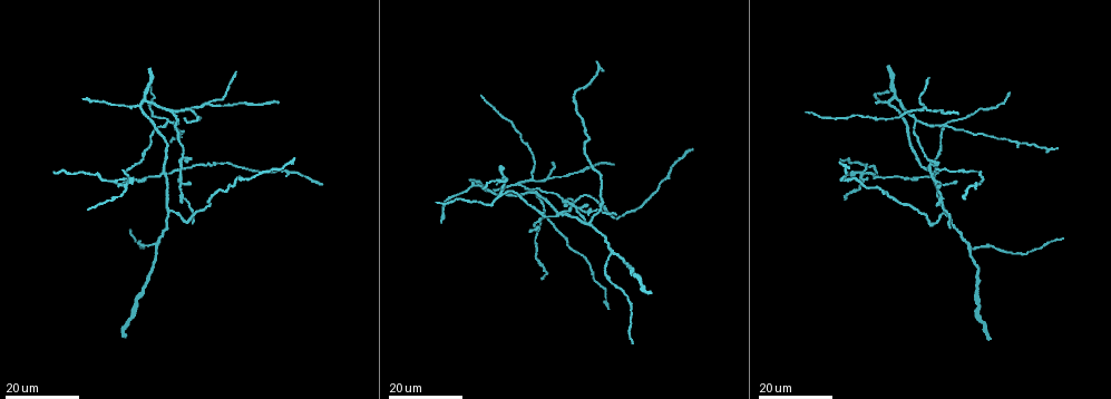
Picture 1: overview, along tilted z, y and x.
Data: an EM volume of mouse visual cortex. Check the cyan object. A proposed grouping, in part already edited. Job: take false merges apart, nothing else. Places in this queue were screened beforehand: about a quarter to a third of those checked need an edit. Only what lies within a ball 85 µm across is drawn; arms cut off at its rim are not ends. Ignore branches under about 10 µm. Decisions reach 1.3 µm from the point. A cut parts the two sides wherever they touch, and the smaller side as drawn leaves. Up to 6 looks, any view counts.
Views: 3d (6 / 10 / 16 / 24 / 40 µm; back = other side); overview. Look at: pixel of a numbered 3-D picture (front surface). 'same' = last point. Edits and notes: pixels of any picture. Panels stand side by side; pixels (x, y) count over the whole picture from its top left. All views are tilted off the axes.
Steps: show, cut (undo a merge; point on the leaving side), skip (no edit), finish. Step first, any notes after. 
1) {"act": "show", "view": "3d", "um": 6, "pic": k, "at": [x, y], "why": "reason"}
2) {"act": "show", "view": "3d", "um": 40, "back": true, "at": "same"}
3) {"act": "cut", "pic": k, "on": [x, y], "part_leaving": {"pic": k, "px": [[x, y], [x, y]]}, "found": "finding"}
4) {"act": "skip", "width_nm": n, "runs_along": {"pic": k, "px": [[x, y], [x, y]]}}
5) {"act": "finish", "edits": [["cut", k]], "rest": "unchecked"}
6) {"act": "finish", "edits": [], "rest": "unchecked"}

{"act": "show", "view": "3d", "um": 16, "pic": 1, "at": [916, 121], "why": "arms part here"}

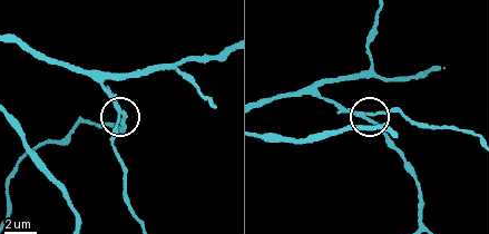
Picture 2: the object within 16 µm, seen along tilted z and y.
{"act": "show", "view": "3d", "um": 10, "pic": 2, "at": [118, 112], "why": "closer look"}

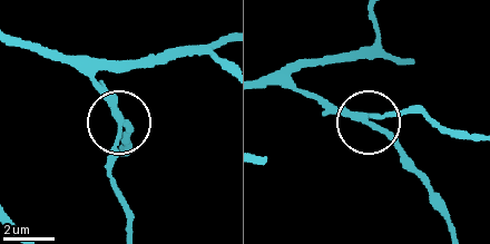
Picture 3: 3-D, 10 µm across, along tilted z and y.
{"act": "cut", "pic": 3, "on": [107, 173], "arms": 3, "part_leaving": {"pic": 3, "px": [[116, 140], [110, 171], [127, 227]]}, "found": "a second neuron is stuck on"}

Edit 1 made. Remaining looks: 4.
{"act": "show", "view": "overview", "why": "see it whole again"}

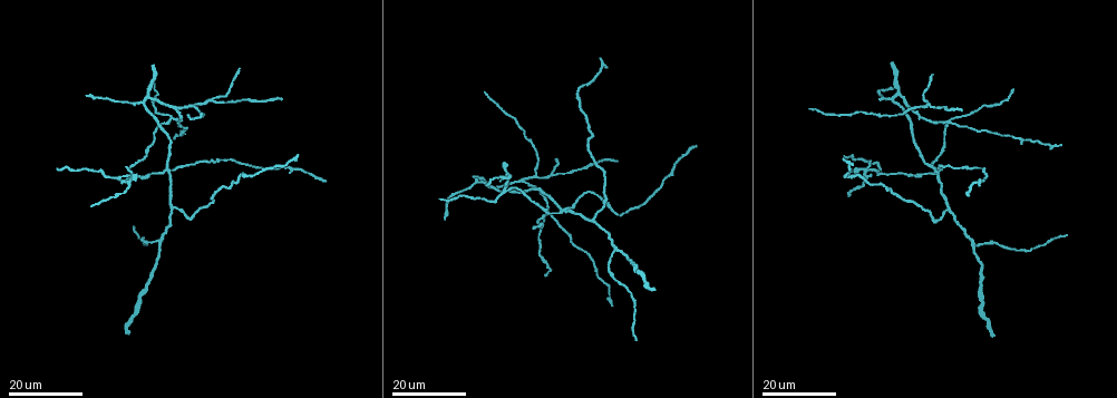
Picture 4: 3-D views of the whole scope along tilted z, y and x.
{"act": "show", "view": "3d", "um": 24, "pic": 4, "at": [172, 120], "why": "branch point"}

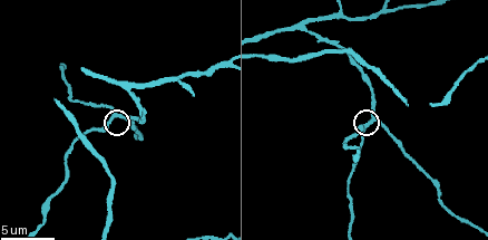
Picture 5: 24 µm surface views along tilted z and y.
{"act": "show", "view": "3d", "um": 10, "pic": 5, "at": [114, 116]}

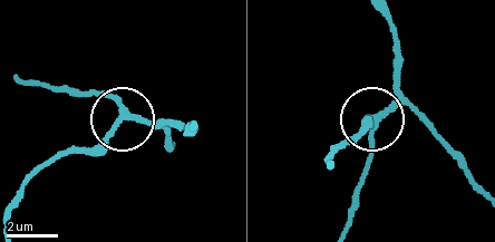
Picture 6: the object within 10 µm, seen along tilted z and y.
{"act": "skip", "width_nm": 220, "runs_along": {"pic": 6, "px": [[384, 17], [397, 42], [395, 93], [338, 144]]}, "found": "all the same neuron"}

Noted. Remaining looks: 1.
{"act": "finish", "edits": [["cut", 3]], "rest": "unchecked"}

